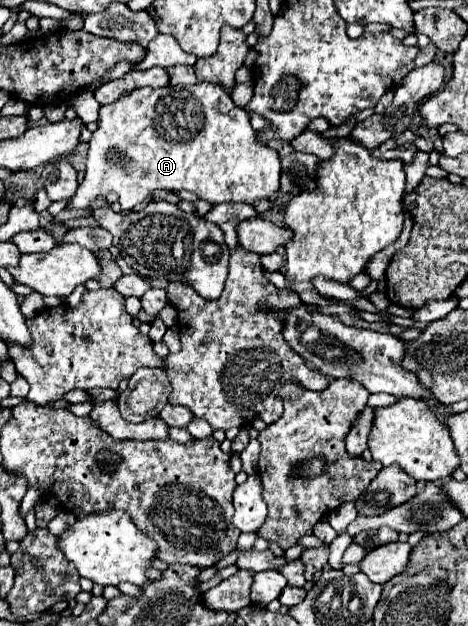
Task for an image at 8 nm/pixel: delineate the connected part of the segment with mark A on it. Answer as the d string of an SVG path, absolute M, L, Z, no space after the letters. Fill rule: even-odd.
M197 82L193 86L177 88L137 88L113 104L101 106L97 124L99 128L93 132L89 142L85 180L77 188L75 198L67 204L67 210L89 210L91 202L105 198L109 192L119 196L123 210L133 210L157 188L189 190L211 204L243 202L251 206L255 200L273 198L279 190L279 154L267 144L257 142L247 112L237 108L219 84Z

